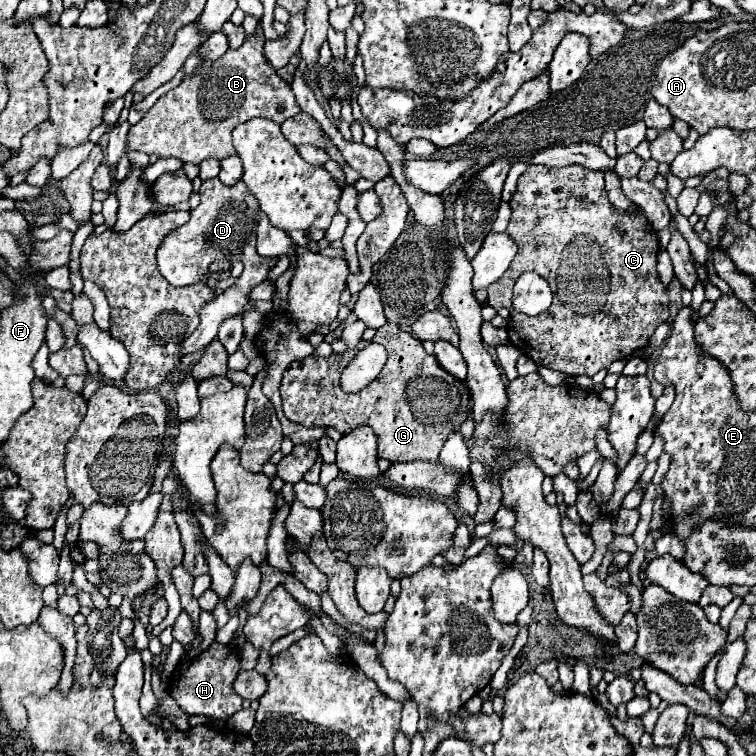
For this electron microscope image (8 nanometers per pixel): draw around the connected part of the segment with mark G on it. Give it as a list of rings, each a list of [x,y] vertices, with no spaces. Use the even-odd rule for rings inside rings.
[[[396,324],[378,328],[372,342],[386,348],[388,362],[376,380],[354,394],[342,390],[340,374],[358,350],[370,342],[362,340],[354,350],[332,354],[330,358],[304,358],[292,362],[284,372],[280,386],[286,418],[304,426],[334,426],[342,434],[348,434],[358,426],[370,426],[378,438],[380,458],[388,458],[390,462],[420,458],[436,464],[442,444],[452,432],[458,432],[462,422],[470,416],[468,404],[472,396],[468,384],[444,372],[436,356],[426,354],[422,342],[400,330]]]

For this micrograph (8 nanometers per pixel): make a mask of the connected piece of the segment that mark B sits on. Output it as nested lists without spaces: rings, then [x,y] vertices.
[[[258,22],[256,34],[248,36],[246,42],[240,48],[236,48],[236,50],[230,48],[222,58],[218,58],[214,62],[206,60],[202,64],[202,68],[196,70],[196,74],[184,76],[180,86],[176,86],[174,90],[164,94],[148,110],[148,114],[136,126],[130,128],[128,148],[130,150],[140,150],[140,152],[146,152],[146,154],[154,152],[160,158],[172,156],[172,158],[178,158],[182,162],[192,162],[192,164],[200,164],[206,158],[222,160],[224,156],[236,154],[230,134],[238,124],[254,118],[254,116],[268,118],[268,120],[274,120],[274,122],[282,124],[284,120],[296,116],[300,112],[300,108],[296,104],[294,92],[292,92],[290,84],[276,74],[272,64],[268,66],[268,60],[264,56],[264,42],[266,42],[266,38],[264,38],[264,30],[262,30],[262,22]]]

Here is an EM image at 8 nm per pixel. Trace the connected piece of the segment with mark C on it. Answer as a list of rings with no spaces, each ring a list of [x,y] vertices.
[[[576,164],[564,168],[530,166],[518,180],[510,208],[512,218],[506,232],[516,240],[518,254],[502,278],[488,286],[488,304],[496,310],[510,310],[514,280],[526,270],[536,270],[550,282],[554,292],[552,306],[538,316],[512,312],[512,322],[506,328],[510,342],[538,366],[546,366],[568,376],[594,376],[598,370],[606,370],[612,362],[628,360],[634,352],[642,350],[654,330],[670,316],[668,294],[656,272],[660,242],[644,212],[640,208],[636,212],[616,210],[604,188],[604,174]]]

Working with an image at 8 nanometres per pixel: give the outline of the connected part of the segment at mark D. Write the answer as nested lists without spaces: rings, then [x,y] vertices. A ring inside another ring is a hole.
[[[218,178],[204,180],[200,186],[200,198],[202,202],[196,210],[190,212],[190,220],[184,226],[172,230],[168,236],[164,236],[160,248],[156,250],[160,274],[172,286],[190,286],[202,282],[208,266],[216,260],[236,258],[244,264],[244,270],[234,286],[226,288],[220,296],[216,296],[214,300],[202,306],[200,326],[194,330],[194,334],[190,334],[182,342],[184,354],[208,346],[218,336],[218,328],[224,320],[232,316],[240,316],[244,312],[244,306],[250,302],[252,288],[258,286],[262,280],[266,280],[278,262],[278,256],[266,258],[256,252],[256,228],[258,228],[260,208],[258,208],[258,200],[248,192],[244,182],[238,182],[236,186],[224,186]]]

